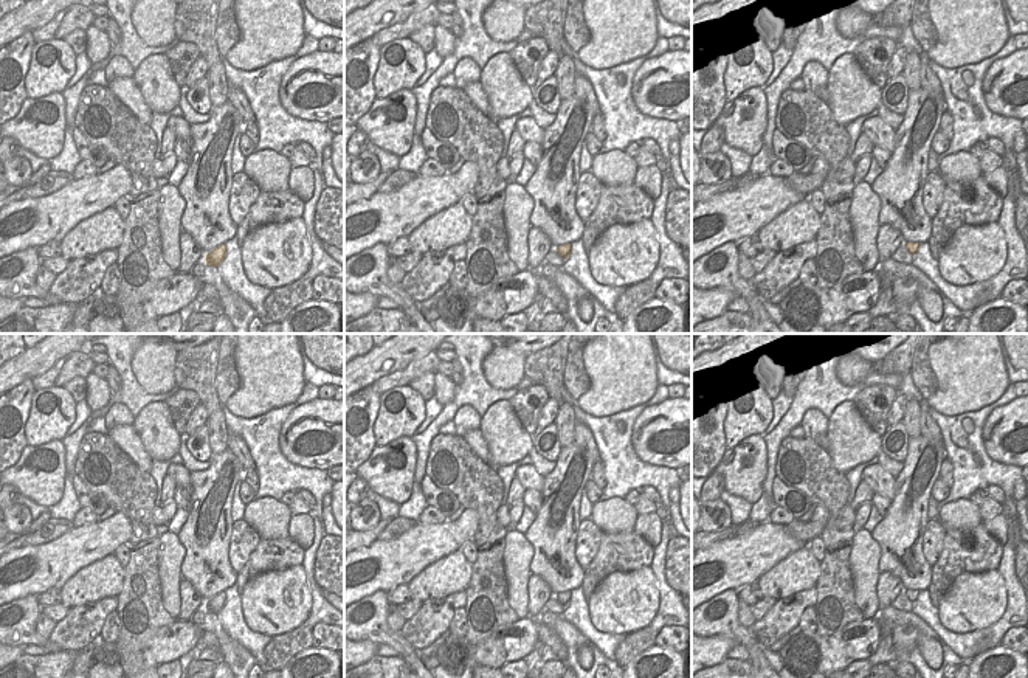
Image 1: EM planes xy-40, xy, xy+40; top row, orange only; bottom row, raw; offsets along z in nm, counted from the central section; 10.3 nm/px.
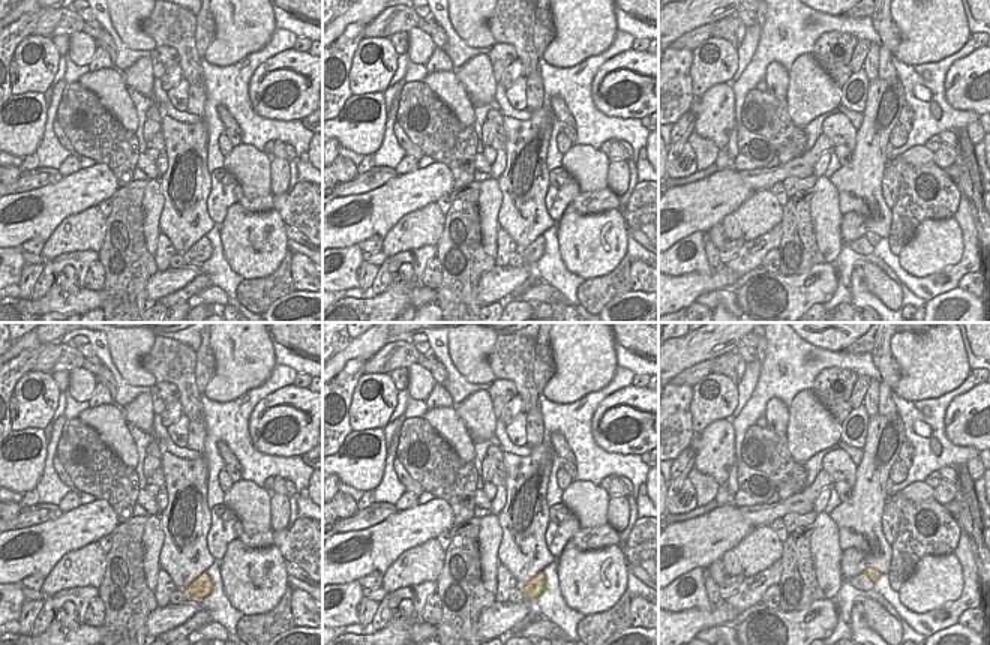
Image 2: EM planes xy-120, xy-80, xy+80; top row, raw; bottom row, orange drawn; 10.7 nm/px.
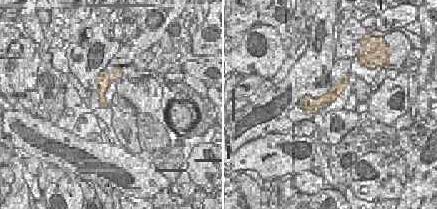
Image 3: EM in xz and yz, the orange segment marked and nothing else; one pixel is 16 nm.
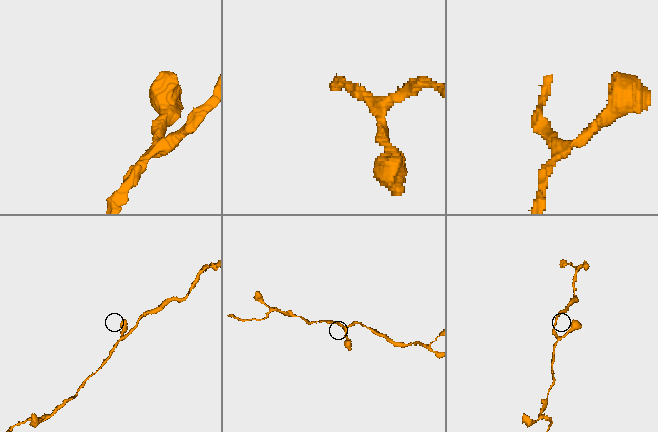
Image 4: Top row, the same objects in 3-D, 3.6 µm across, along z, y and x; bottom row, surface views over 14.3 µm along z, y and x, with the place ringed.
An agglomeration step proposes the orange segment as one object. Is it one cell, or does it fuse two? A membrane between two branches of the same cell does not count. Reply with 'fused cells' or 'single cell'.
single cell

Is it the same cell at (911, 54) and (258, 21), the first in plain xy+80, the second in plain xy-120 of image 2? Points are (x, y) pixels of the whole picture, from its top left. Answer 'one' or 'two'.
one

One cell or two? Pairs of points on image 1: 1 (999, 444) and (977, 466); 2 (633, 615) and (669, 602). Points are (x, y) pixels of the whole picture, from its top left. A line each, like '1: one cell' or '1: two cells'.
1: two cells
2: two cells

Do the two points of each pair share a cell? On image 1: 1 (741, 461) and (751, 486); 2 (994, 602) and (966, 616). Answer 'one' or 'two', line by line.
1: one
2: one

